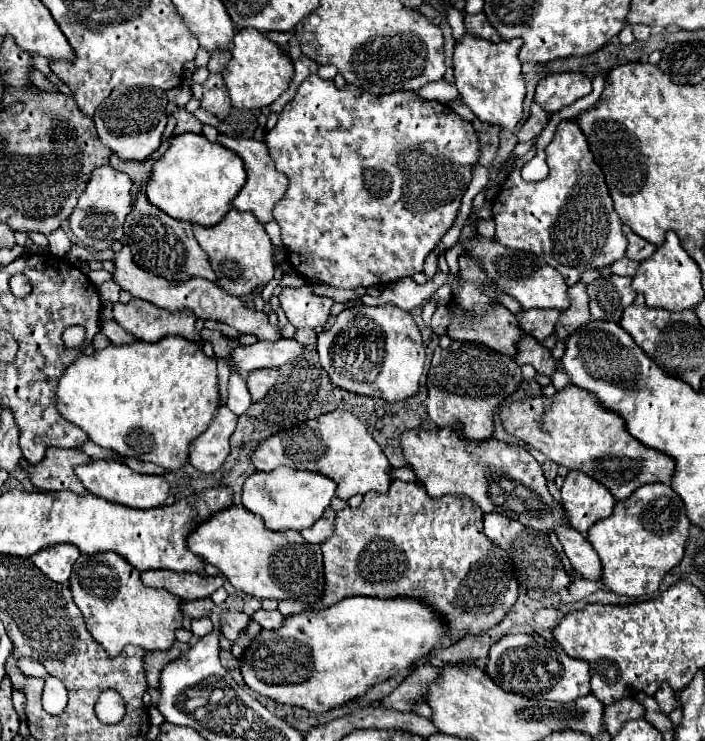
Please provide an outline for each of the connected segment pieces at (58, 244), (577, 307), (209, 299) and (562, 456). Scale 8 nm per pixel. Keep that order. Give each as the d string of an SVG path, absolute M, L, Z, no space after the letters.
M61 228L55 230L55 232L51 232L47 236L47 240L49 240L49 252L53 256L63 256L69 250L69 246L71 246L71 240L67 238L67 234Z
M579 282L579 284L571 286L569 288L569 298L571 298L571 306L561 312L559 322L555 324L555 336L557 336L557 340L567 338L579 326L585 326L587 322L591 322L589 296L585 292L585 284Z
M123 246L119 252L115 252L113 264L115 264L113 280L121 286L121 290L127 290L133 298L147 300L147 302L151 302L159 308L171 310L171 312L189 310L189 312L197 314L197 318L213 318L217 322L225 322L225 324L237 328L241 334L255 334L259 340L273 340L275 342L281 338L281 330L277 330L277 326L269 324L265 312L257 312L255 308L247 308L239 298L227 294L225 290L221 290L217 284L213 284L209 280L191 278L187 282L171 282L171 280L159 278L155 274L149 274L149 272L141 270L139 266L135 266L129 246Z
M573 384L557 390L553 398L523 398L503 406L499 408L499 420L511 436L543 452L549 460L567 470L589 474L605 484L617 500L627 500L631 492L645 484L669 484L675 470L675 462L669 456L643 446L625 430L625 424L617 414L605 410L595 402L593 394Z

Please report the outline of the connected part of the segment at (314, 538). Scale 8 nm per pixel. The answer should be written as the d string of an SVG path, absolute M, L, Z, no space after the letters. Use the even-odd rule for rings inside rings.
M327 508L311 528L301 530L301 536L311 544L321 544L333 534L333 530L335 530L335 512L333 508Z

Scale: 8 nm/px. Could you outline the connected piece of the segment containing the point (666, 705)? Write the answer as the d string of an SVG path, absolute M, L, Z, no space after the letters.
M663 682L661 684L661 688L657 690L657 694L655 694L655 700L657 700L657 704L659 704L659 708L661 708L661 712L667 716L667 714L671 714L673 710L675 710L675 706L677 706L677 702L679 702L679 698L677 698L677 692L675 690L671 690L671 686L667 684L667 682Z

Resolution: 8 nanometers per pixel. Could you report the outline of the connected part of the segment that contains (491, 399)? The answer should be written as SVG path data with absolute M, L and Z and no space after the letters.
M453 342L449 348L435 348L433 360L431 360L431 368L427 374L427 412L431 416L431 420L437 426L453 426L455 422L463 422L465 432L463 438L465 440L485 440L493 434L493 410L501 404L503 398L507 398L509 394L513 394L517 390L517 386L521 384L523 376L521 376L521 368L513 362L513 358L503 356L483 344L475 344L475 342Z

